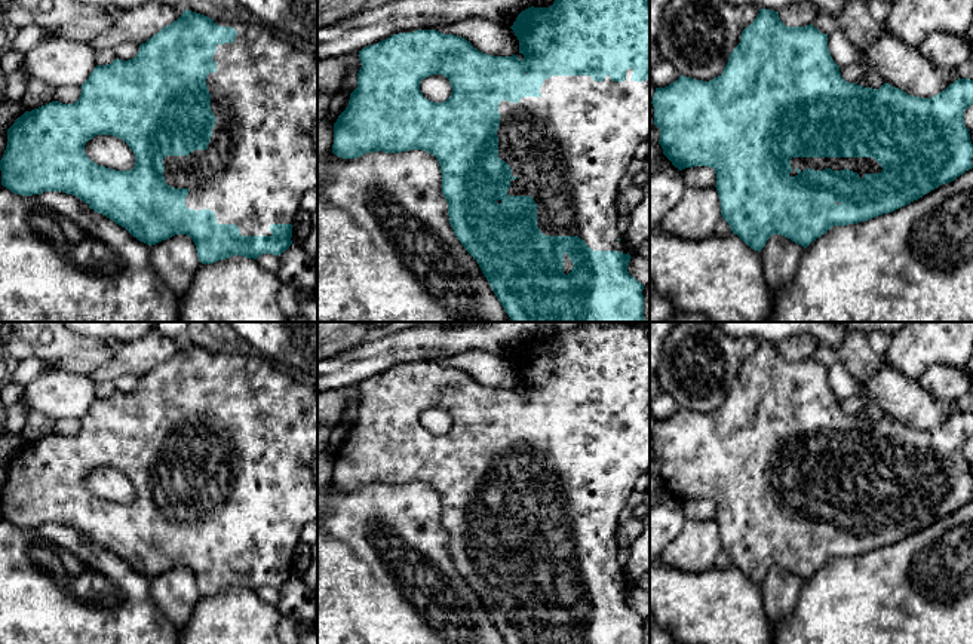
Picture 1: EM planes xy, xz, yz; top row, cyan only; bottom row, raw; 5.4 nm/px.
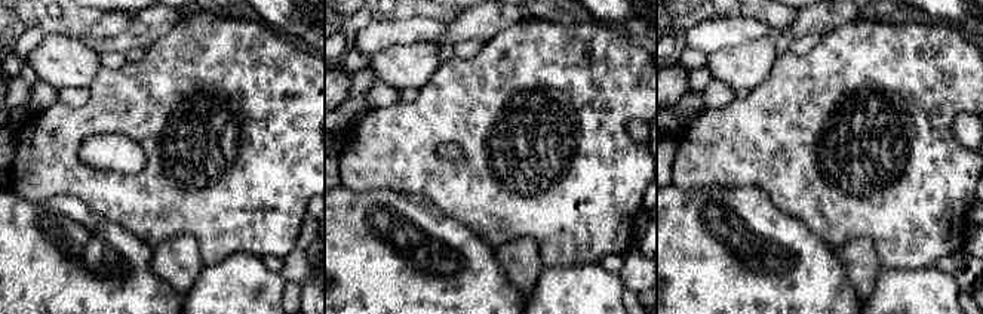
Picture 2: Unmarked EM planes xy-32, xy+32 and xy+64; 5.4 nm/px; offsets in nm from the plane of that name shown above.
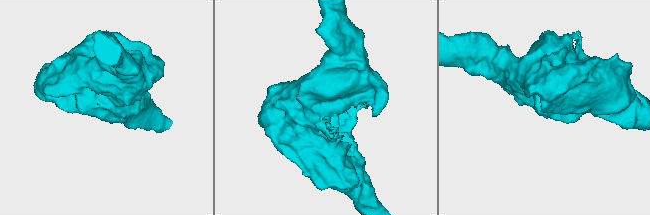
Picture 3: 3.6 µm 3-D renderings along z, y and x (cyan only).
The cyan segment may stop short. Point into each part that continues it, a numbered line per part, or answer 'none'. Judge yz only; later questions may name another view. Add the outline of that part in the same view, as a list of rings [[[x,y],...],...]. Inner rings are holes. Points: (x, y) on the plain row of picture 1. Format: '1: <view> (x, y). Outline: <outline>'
1: yz (862, 497). Outline: [[[792,490],[791,499],[791,509],[798,507],[796,500],[801,505],[807,500],[814,503],[825,503],[826,500],[832,503],[850,502],[857,505],[860,510],[866,506],[878,506],[883,503],[881,497],[872,490]]]

